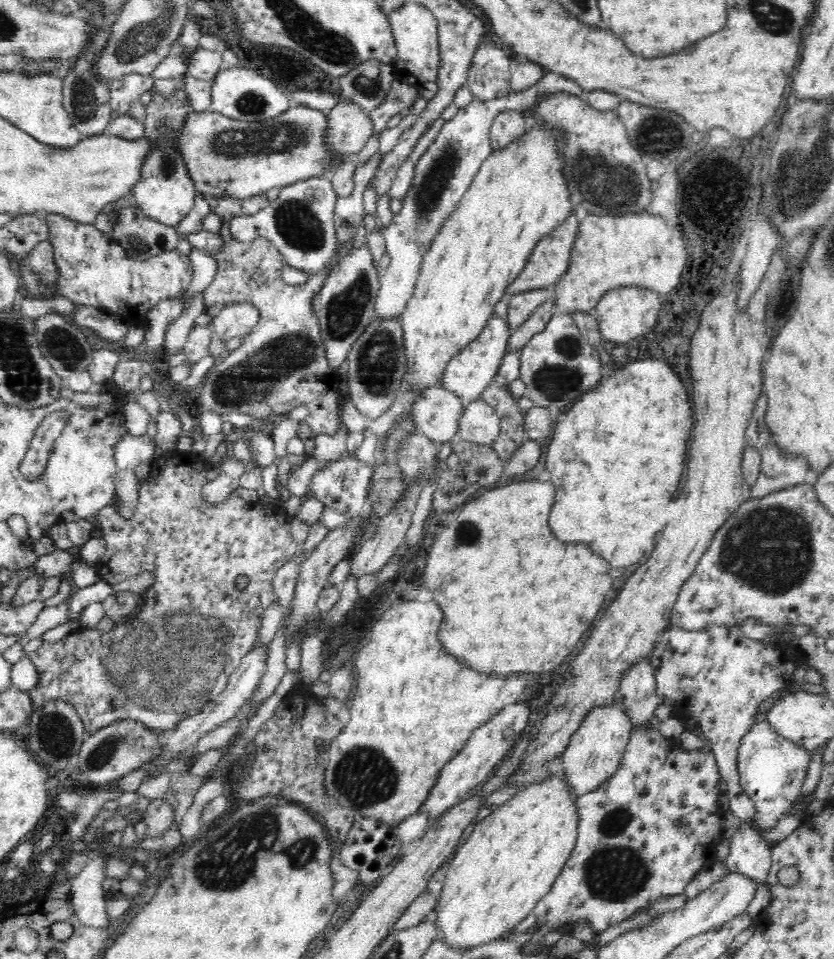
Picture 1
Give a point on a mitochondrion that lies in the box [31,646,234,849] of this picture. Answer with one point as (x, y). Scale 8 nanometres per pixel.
(55, 730)

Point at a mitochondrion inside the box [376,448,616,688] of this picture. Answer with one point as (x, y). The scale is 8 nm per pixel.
(468, 534)

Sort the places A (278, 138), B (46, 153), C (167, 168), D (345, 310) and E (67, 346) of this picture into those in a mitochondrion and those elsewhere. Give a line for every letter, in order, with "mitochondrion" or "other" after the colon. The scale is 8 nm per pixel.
A: mitochondrion
B: other
C: mitochondrion
D: mitochondrion
E: mitochondrion

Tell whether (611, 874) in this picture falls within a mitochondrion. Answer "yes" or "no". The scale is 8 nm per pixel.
yes

